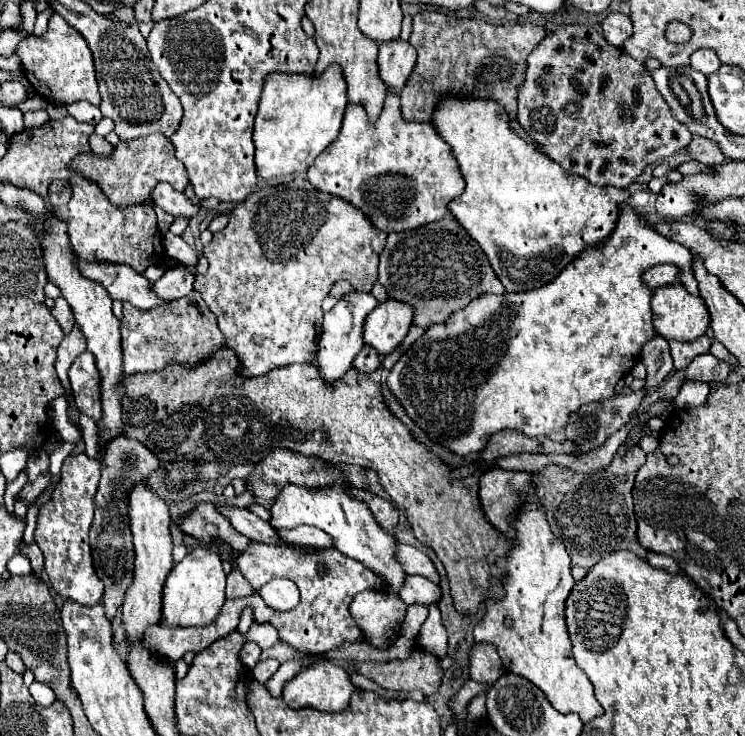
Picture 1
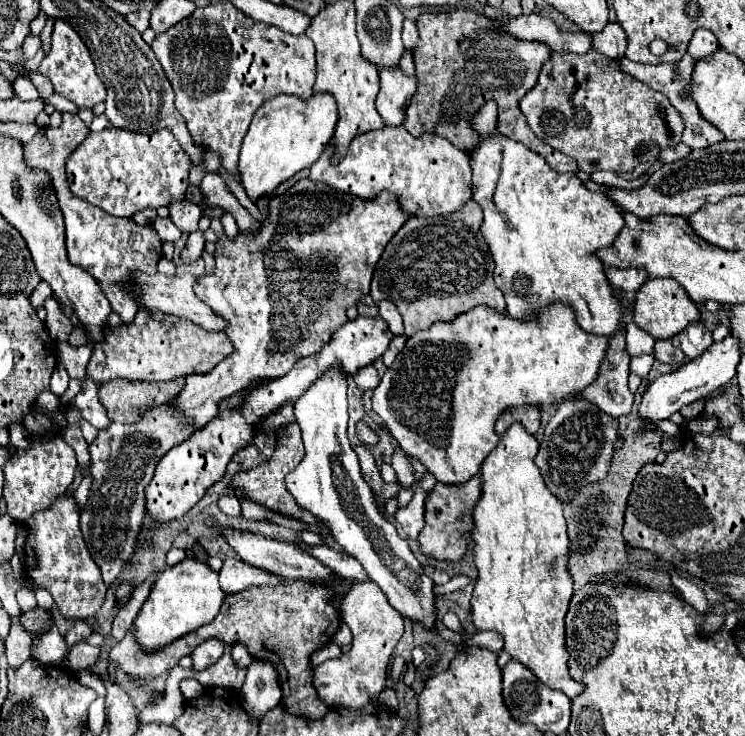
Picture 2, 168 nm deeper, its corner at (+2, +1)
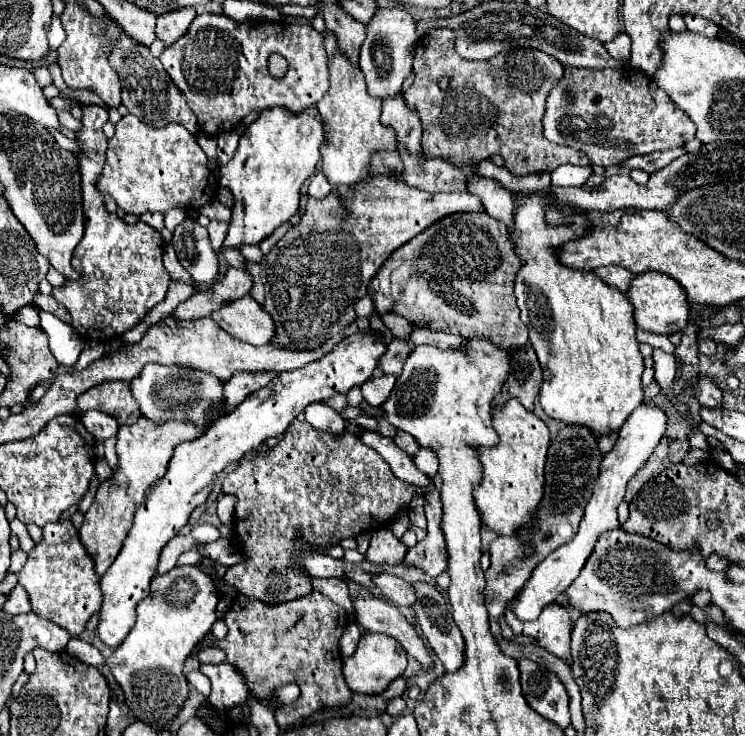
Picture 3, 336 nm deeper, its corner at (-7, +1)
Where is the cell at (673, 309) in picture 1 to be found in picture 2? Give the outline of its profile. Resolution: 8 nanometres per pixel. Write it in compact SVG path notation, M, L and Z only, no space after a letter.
M648 279L634 297L634 323L650 333L654 339L672 339L676 333L686 329L690 323L700 321L698 305L680 289L678 281L672 279Z

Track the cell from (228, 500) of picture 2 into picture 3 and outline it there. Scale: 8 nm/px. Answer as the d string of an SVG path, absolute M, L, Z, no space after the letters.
M221 495L217 503L217 517L221 523L231 525L233 523L233 507L235 507L235 497L233 495Z

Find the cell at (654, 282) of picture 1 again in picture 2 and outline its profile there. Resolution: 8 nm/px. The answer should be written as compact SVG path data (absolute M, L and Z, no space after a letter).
M610 267L610 269L606 269L606 277L612 283L612 287L622 289L626 293L636 293L648 281L648 273L644 269L636 269L636 267L632 267L632 269Z

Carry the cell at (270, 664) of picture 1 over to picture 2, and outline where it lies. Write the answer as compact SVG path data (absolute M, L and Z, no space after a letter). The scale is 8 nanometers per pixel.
M252 661L248 665L248 675L244 681L244 687L240 689L242 705L244 709L254 717L260 719L266 711L274 709L280 703L282 689L280 689L280 677L276 677L278 671L268 665L268 661Z

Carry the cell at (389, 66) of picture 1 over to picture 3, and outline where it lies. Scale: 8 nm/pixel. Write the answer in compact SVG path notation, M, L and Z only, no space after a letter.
M403 95L383 101L381 123L385 127L395 129L399 145L405 145L405 149L409 149L409 153L417 153L417 151L421 151L419 117L401 99L403 99Z

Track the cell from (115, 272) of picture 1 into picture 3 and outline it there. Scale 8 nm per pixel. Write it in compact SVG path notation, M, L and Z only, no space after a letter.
M249 295L225 303L221 309L211 313L211 317L229 335L255 347L273 341L273 317L269 317L269 313L265 313L265 309L261 309L261 305L257 305Z

